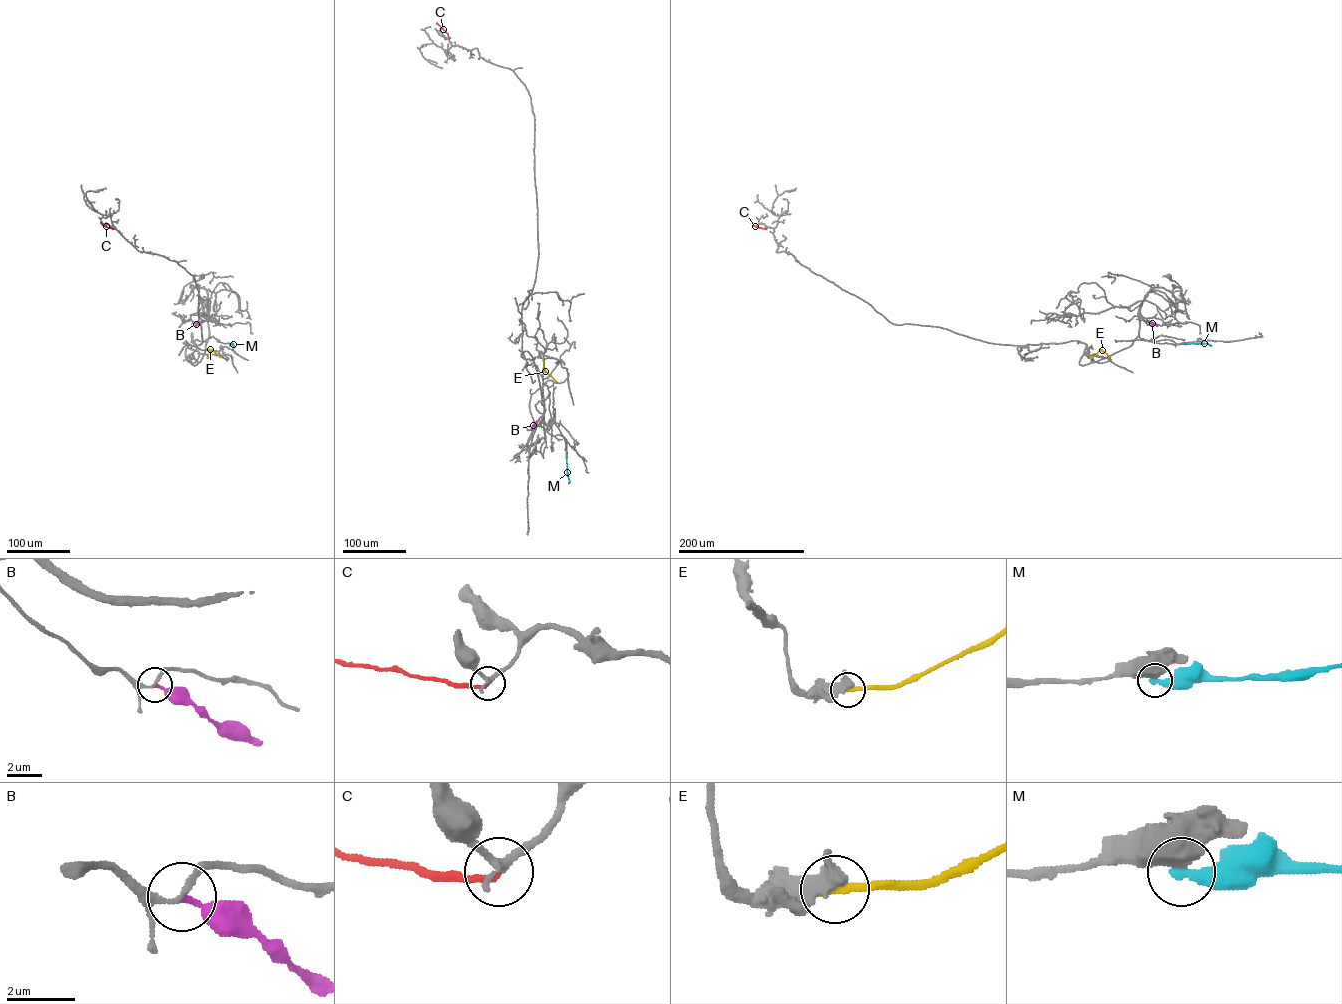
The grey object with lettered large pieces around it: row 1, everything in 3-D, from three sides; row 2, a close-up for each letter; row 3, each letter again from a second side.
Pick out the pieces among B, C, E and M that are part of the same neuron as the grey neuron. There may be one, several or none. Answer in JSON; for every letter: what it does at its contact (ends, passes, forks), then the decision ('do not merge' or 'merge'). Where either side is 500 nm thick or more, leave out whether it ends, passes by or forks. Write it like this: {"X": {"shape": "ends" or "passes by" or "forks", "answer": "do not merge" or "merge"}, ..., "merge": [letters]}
{"B": {"shape": "ends", "answer": "do not merge"}, "C": {"shape": "ends", "answer": "merge"}, "E": {"answer": "merge"}, "M": {"answer": "do not merge"}, "merge": ["C", "E"]}

